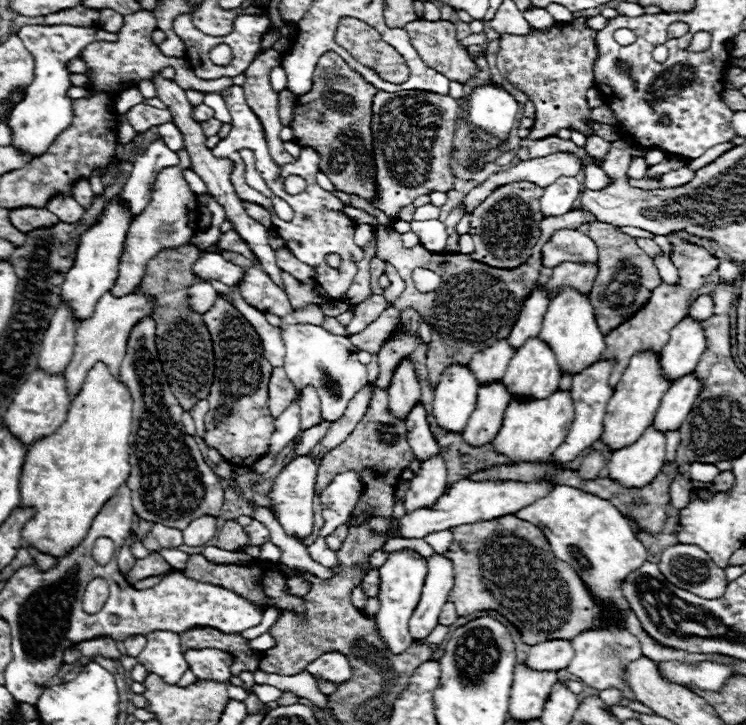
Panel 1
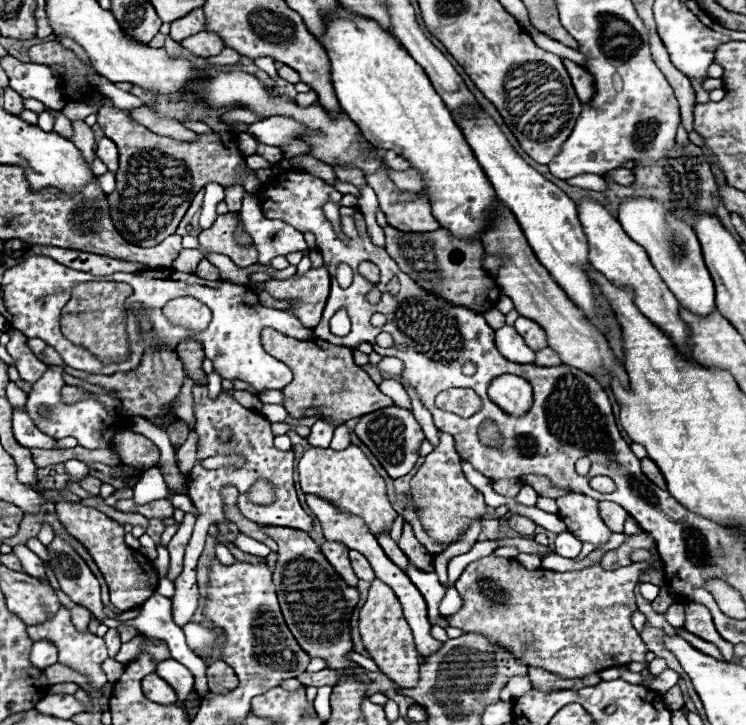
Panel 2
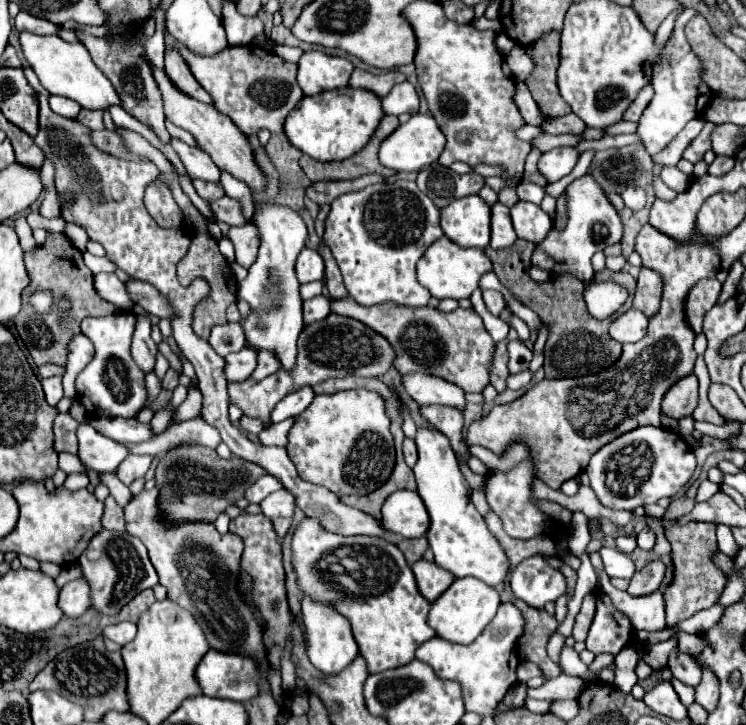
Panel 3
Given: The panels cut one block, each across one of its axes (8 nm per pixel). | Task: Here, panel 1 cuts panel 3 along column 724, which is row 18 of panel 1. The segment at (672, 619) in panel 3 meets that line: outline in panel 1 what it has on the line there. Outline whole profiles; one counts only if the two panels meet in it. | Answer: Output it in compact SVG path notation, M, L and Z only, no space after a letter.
M584 18L556 24L548 30L534 30L528 36L500 36L500 50L496 66L500 74L524 92L536 106L536 122L528 134L530 140L542 140L556 136L558 130L578 130L584 136L594 136L588 128L590 108L586 102L586 90L594 86L594 62L596 62L596 30L584 28Z

